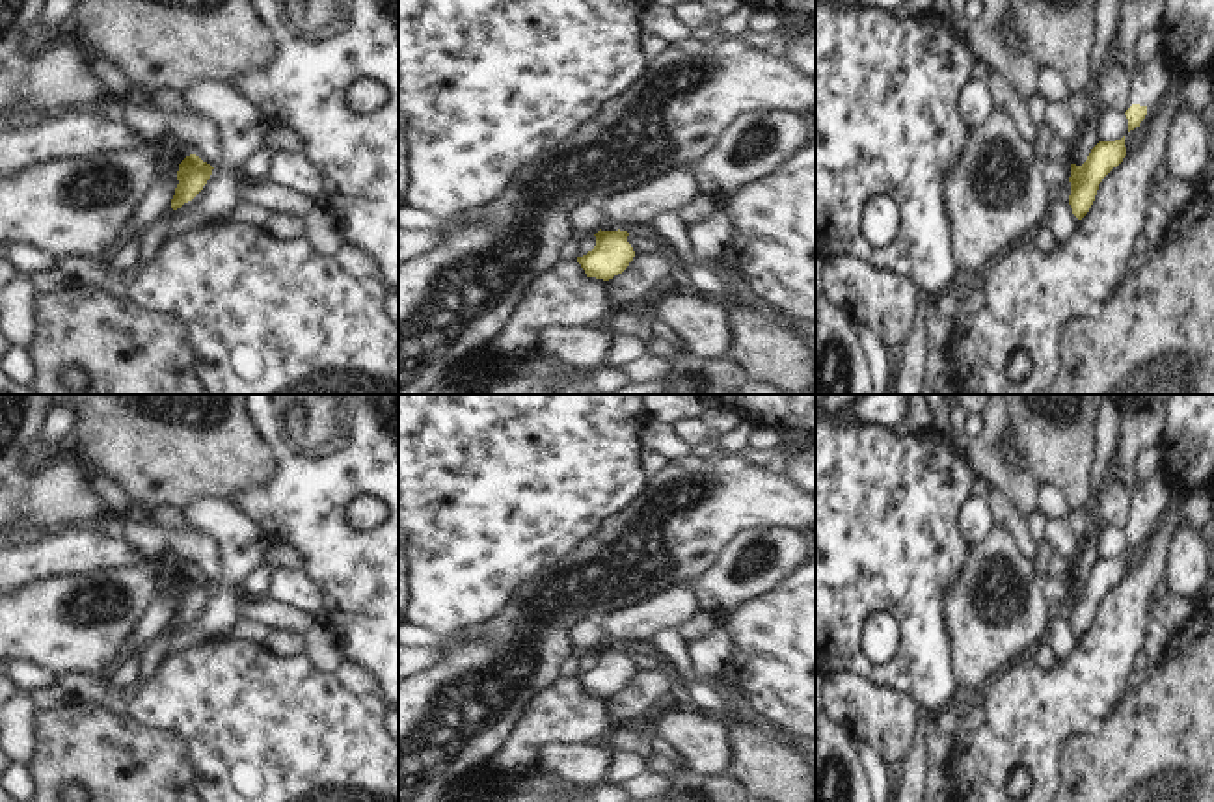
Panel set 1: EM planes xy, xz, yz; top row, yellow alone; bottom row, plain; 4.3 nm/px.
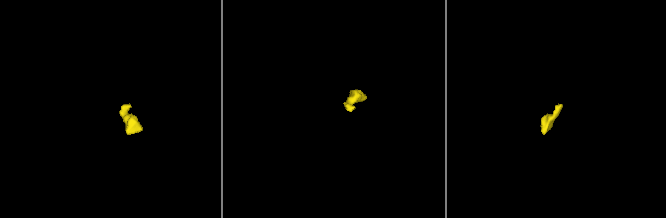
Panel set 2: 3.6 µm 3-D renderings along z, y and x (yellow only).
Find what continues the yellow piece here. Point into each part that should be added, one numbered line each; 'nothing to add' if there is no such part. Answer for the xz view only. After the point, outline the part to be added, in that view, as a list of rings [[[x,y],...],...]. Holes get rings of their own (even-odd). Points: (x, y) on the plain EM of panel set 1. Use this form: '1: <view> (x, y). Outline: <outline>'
nothing to add.

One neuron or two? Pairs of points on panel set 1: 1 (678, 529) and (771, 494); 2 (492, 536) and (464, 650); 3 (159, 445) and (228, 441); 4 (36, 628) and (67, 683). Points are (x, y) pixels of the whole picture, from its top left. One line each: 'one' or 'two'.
1: one
2: two
3: one
4: two

